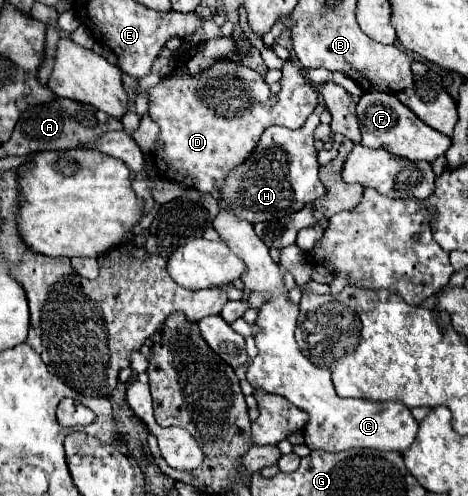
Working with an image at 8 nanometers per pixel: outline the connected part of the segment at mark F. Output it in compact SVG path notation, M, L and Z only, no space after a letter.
M364 93L358 101L358 123L362 131L362 145L374 149L386 149L392 155L406 157L410 161L426 161L434 163L438 157L446 155L452 139L426 123L422 123L406 105L402 105L396 95L390 93Z

